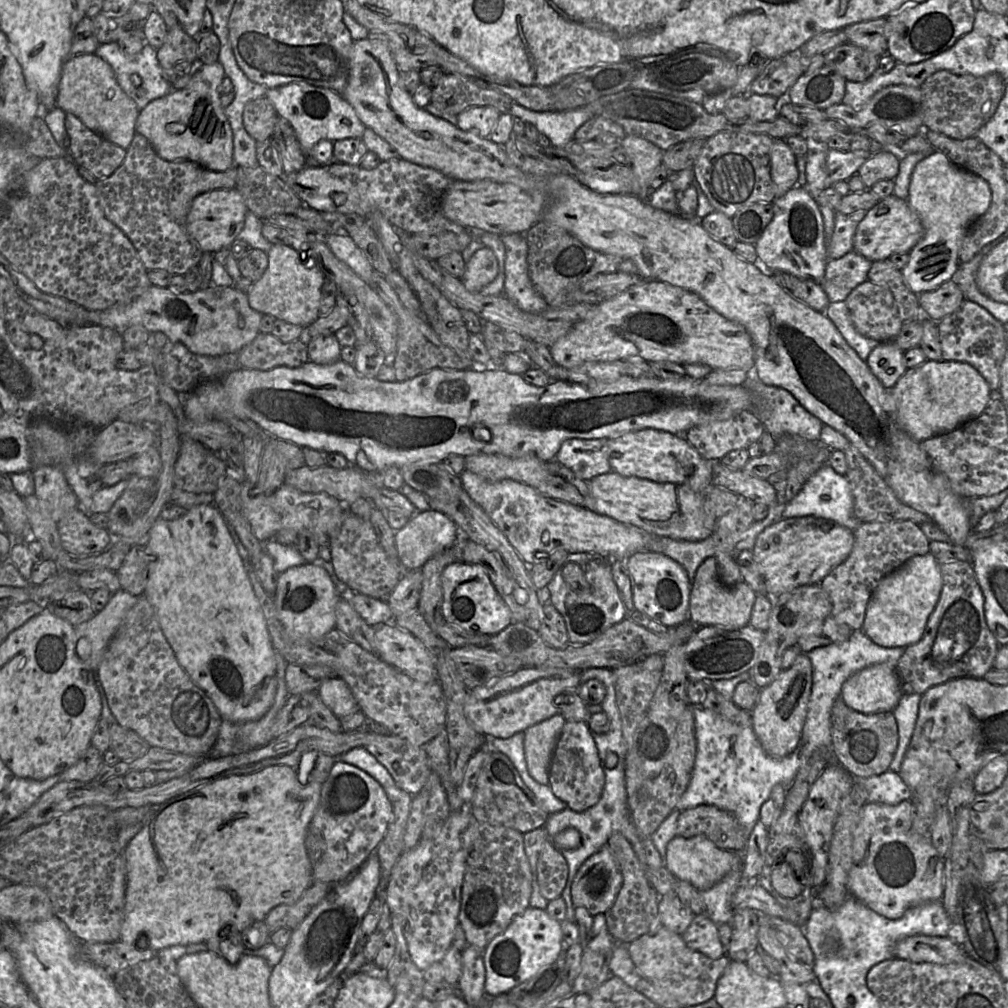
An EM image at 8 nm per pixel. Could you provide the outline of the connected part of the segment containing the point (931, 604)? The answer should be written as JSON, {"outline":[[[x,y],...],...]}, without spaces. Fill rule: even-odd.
{"outline":[[[929,552],[907,560],[885,576],[876,586],[868,602],[861,631],[875,644],[886,647],[908,647],[923,636],[942,590],[939,562]]]}

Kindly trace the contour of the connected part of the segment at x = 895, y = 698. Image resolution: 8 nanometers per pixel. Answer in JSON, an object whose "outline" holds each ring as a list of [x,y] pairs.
{"outline":[[[884,663],[854,673],[841,688],[845,704],[864,714],[893,712],[902,694],[895,669]]]}

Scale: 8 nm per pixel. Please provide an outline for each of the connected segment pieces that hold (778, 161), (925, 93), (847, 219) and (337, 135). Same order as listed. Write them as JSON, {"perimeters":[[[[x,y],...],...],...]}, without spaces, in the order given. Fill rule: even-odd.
{"perimeters":[[[[774,139],[771,147],[770,172],[777,197],[797,185],[796,156],[784,139]]],[[[947,70],[932,74],[919,88],[922,93],[925,130],[959,140],[975,136],[976,132],[992,118],[1005,92],[1004,80],[997,73],[974,77],[953,74]]],[[[857,210],[850,214],[835,214],[835,227],[832,236],[827,240],[827,258],[835,260],[853,250],[853,239],[857,226],[867,211]]],[[[293,82],[268,88],[266,97],[272,102],[277,115],[291,124],[304,151],[310,150],[323,140],[336,142],[348,138],[361,138],[367,129],[358,118],[353,106],[341,94],[327,88]]]]}

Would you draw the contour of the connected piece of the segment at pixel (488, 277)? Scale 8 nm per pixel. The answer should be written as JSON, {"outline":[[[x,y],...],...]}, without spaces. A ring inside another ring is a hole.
{"outline":[[[489,248],[477,250],[465,265],[461,281],[470,292],[480,292],[497,276],[498,261]]]}

